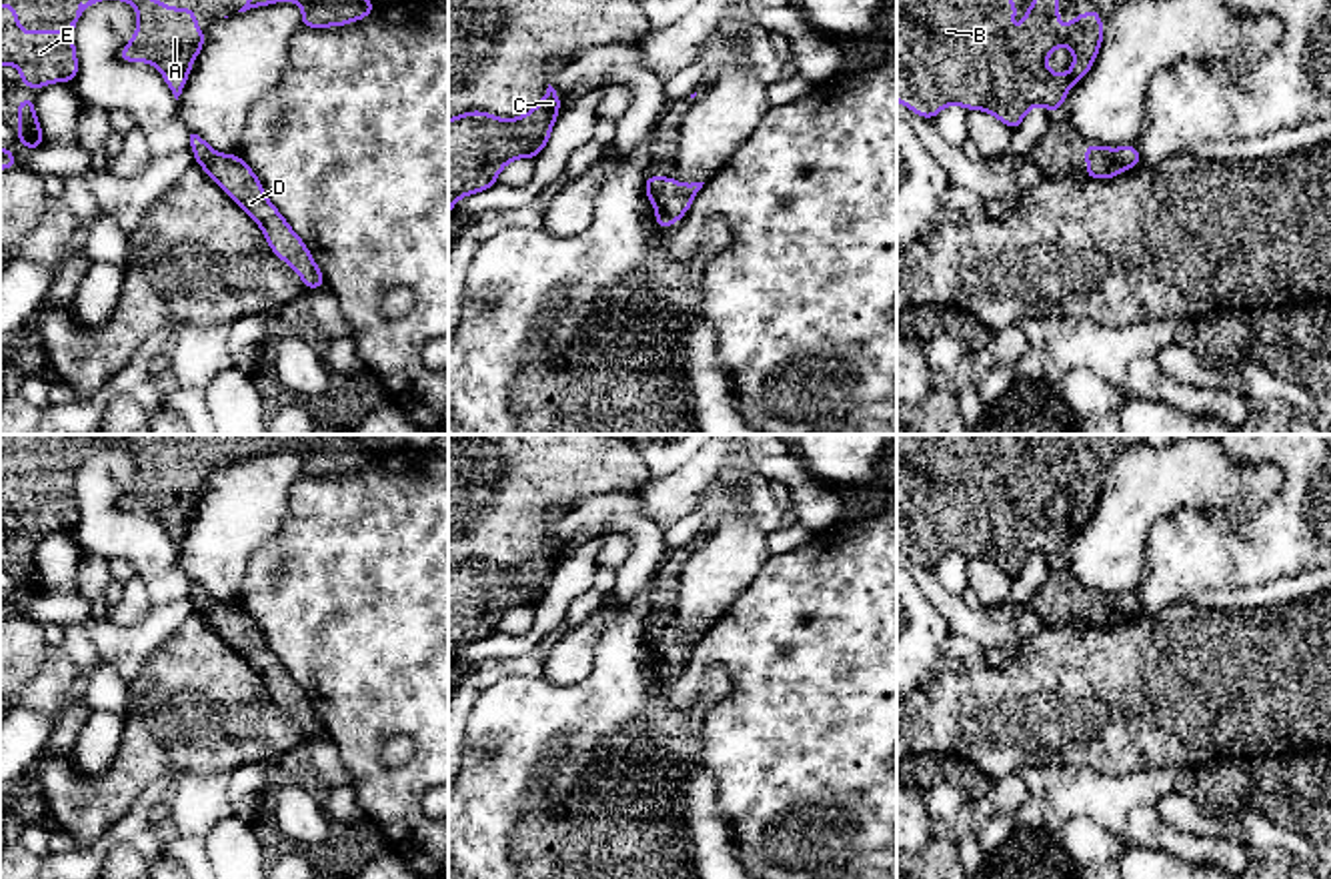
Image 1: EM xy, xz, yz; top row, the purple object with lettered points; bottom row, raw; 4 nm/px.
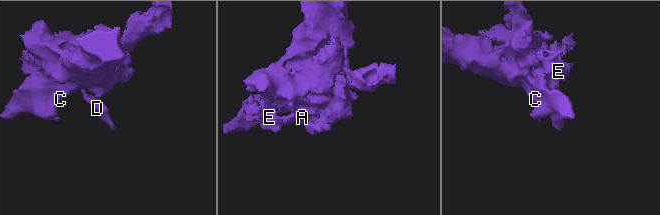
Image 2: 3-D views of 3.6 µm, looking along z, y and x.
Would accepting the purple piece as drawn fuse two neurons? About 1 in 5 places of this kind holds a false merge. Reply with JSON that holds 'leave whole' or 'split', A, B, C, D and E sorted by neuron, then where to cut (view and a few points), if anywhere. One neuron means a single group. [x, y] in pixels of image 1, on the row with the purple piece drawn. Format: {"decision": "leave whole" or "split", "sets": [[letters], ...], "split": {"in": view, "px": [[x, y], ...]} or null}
{"decision": "leave whole", "sets": [["A", "B", "C", "D", "E"]], "split": null}

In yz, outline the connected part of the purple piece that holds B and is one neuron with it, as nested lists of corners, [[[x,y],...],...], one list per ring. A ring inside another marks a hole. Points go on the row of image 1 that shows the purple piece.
[[[897,0],[897,100],[915,114],[933,120],[947,104],[967,110],[987,110],[1011,130],[1017,130],[1025,114],[1043,104],[1051,114],[1061,110],[1071,84],[1085,78],[1103,42],[1105,24],[1099,8],[1077,14],[1065,28],[1059,26],[1059,0],[1035,0],[1027,8],[1027,20],[1019,32],[1011,32],[1011,16],[1019,8],[1011,0]],[[1057,46],[1069,46],[1075,62],[1067,74],[1053,74],[1047,58]]]

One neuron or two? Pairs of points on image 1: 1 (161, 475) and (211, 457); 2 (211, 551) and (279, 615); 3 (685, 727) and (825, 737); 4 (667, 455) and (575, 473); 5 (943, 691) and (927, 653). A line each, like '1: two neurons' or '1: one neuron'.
1: one neuron
2: two neurons
3: two neurons
4: two neurons
5: two neurons

